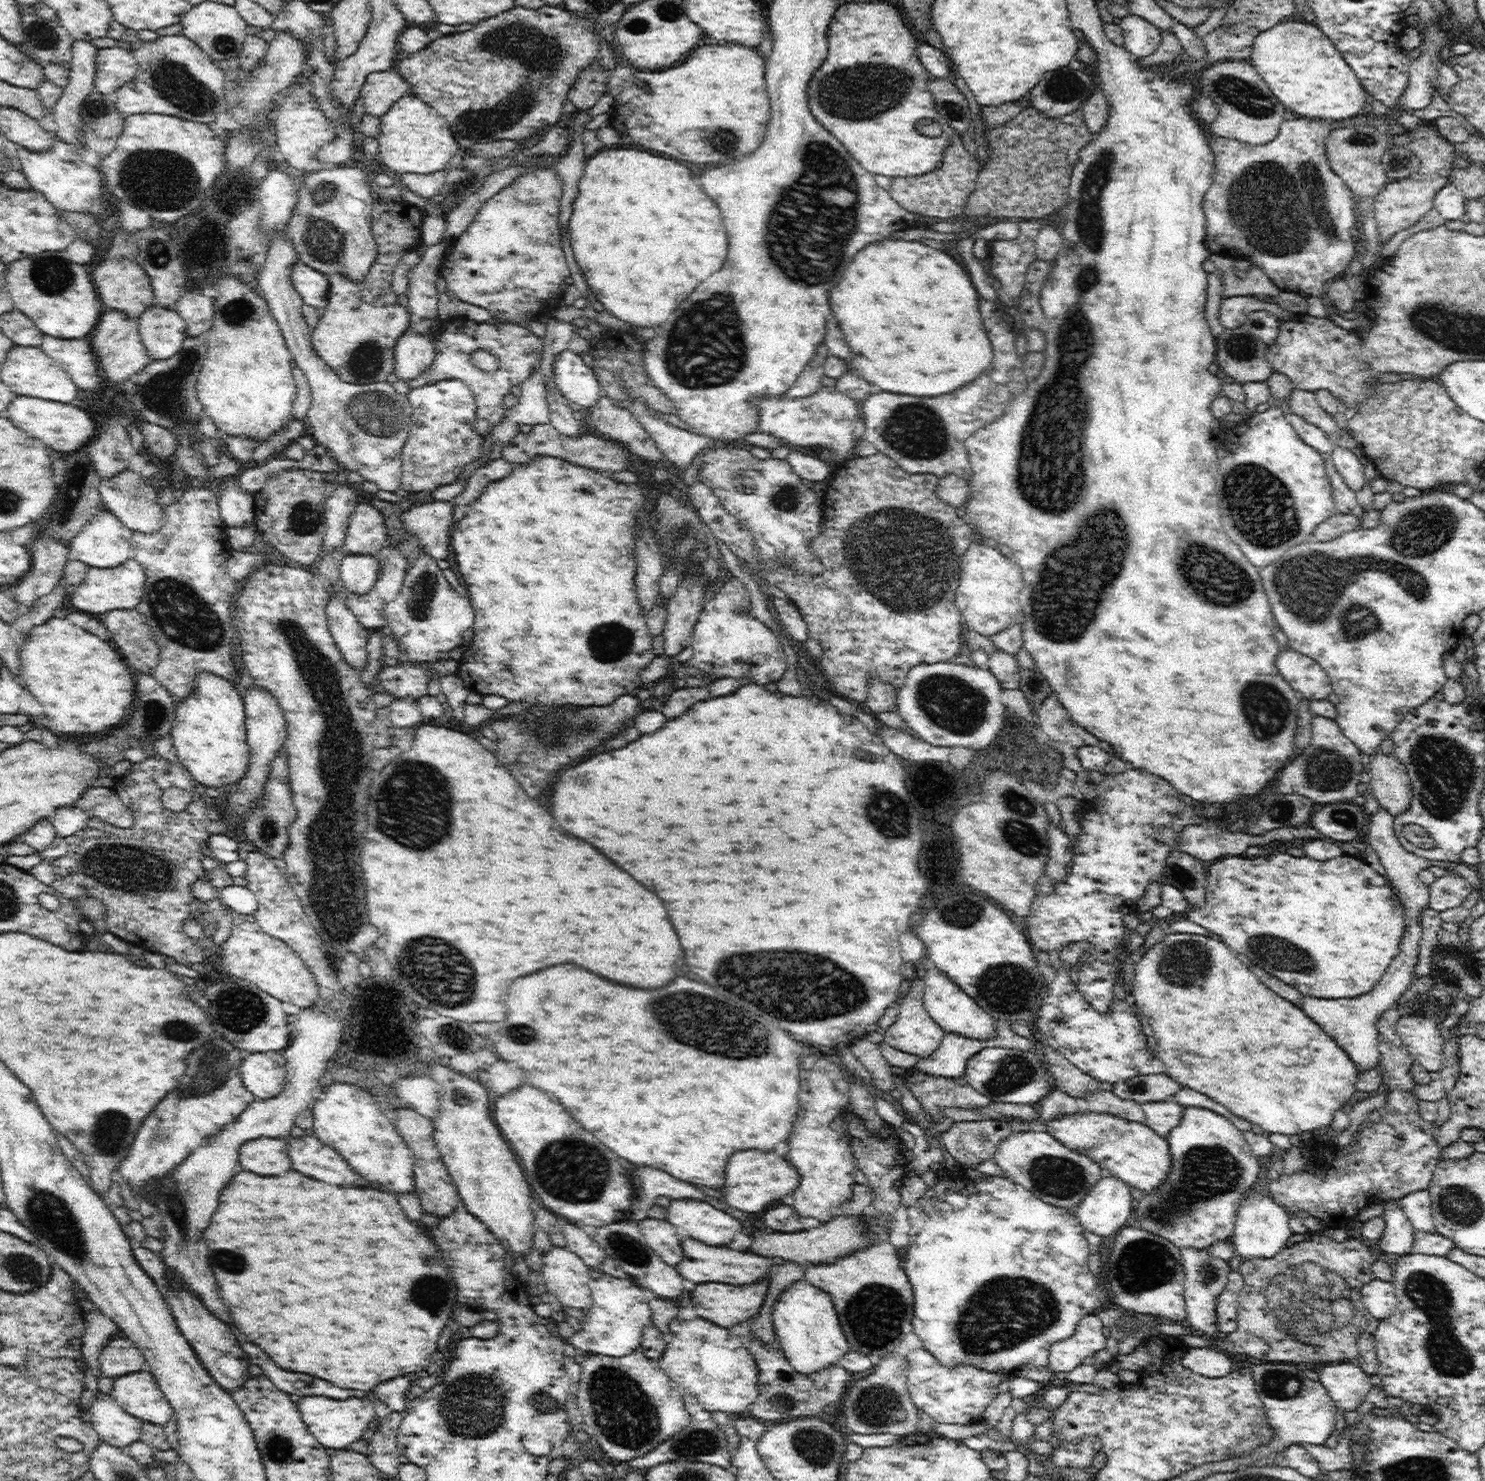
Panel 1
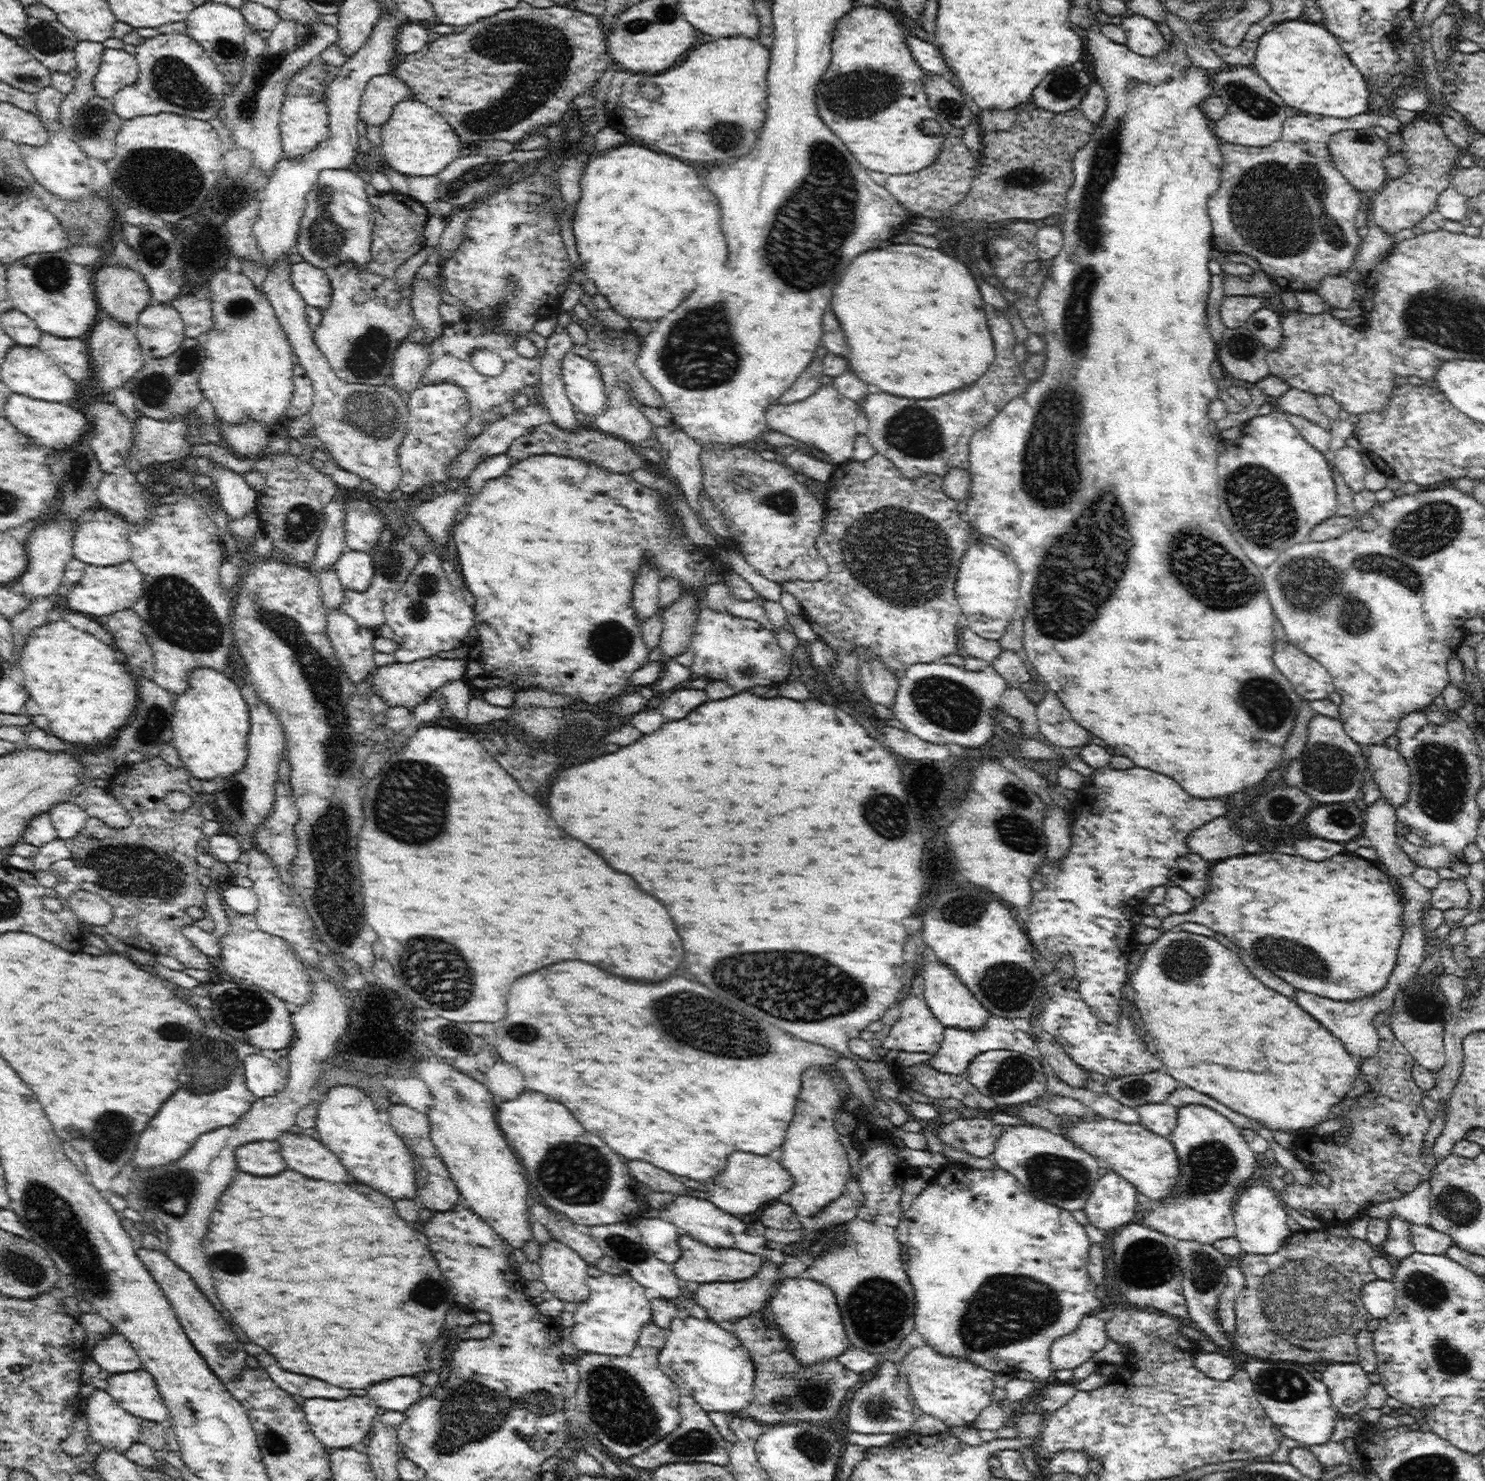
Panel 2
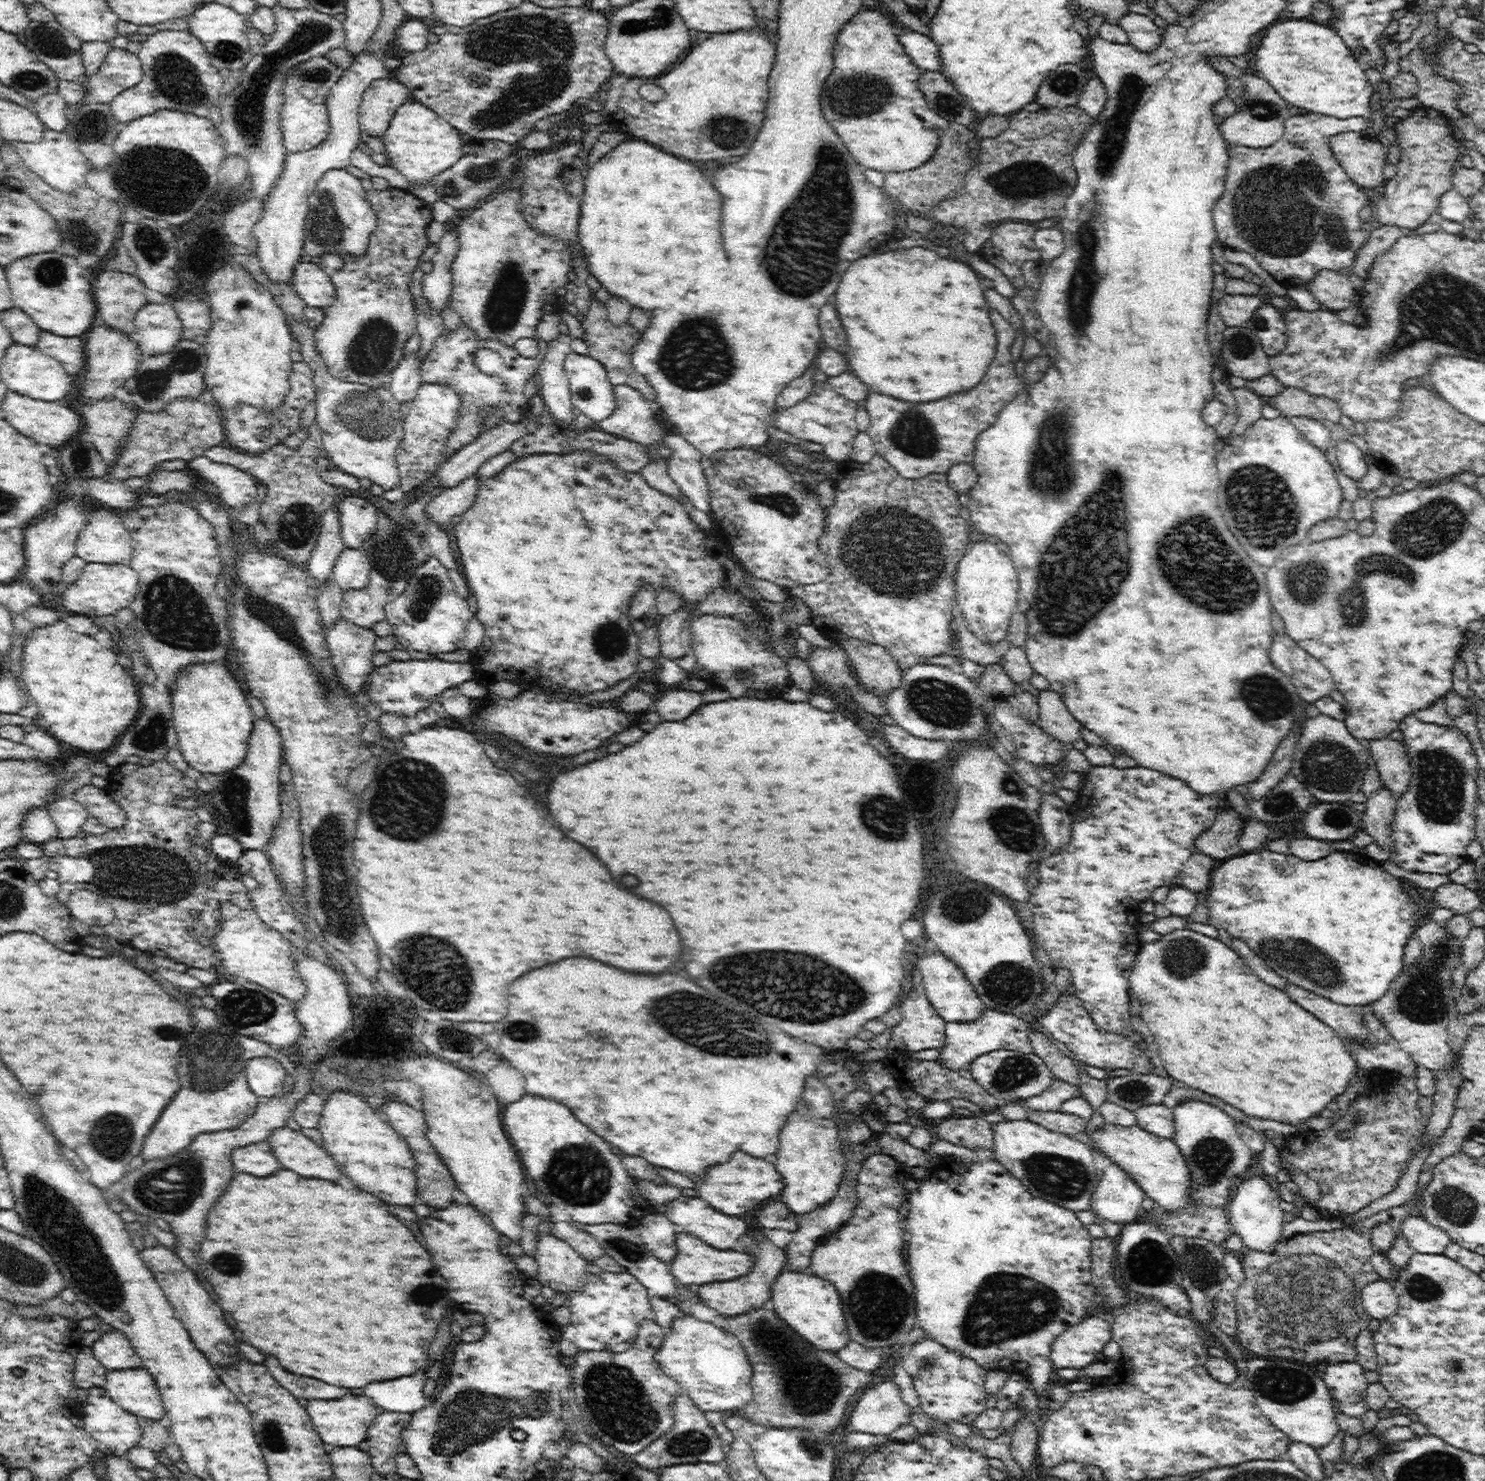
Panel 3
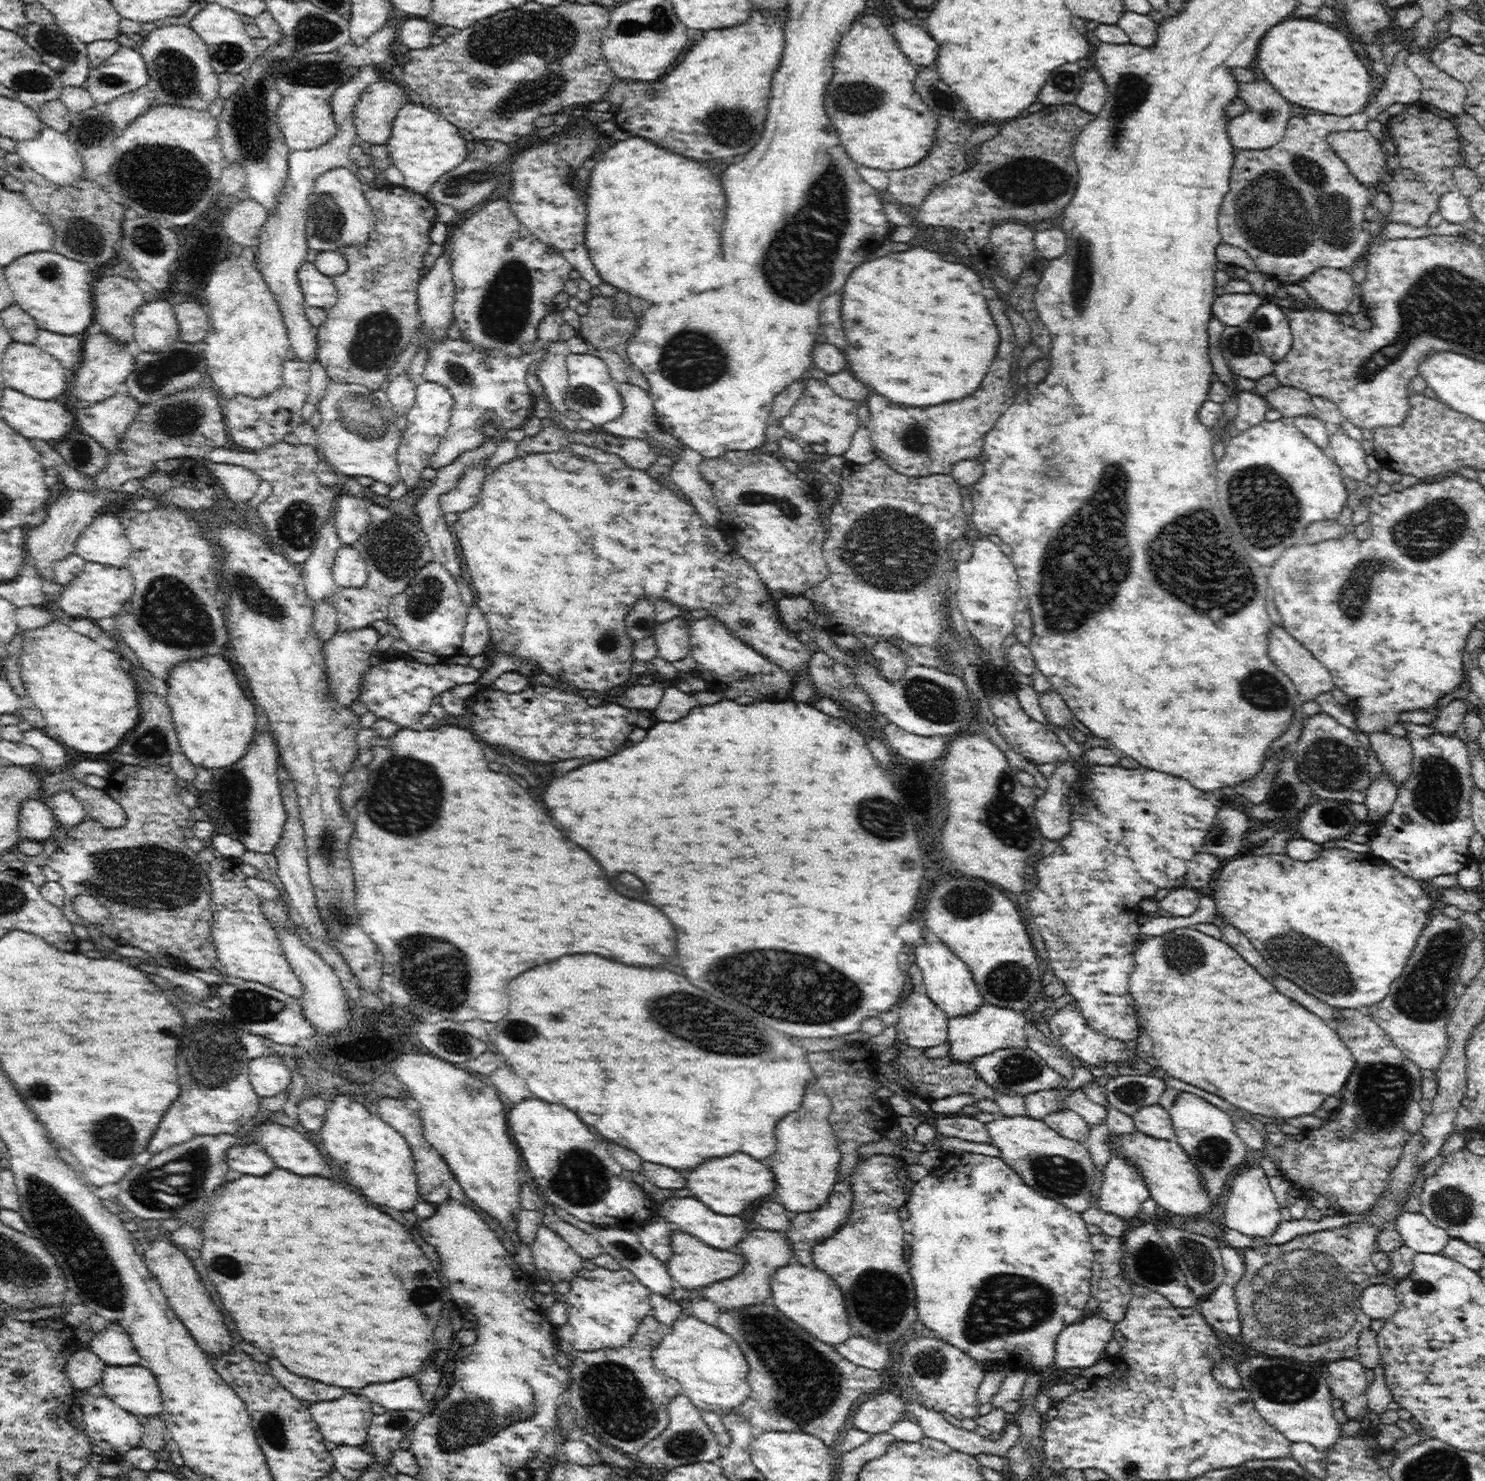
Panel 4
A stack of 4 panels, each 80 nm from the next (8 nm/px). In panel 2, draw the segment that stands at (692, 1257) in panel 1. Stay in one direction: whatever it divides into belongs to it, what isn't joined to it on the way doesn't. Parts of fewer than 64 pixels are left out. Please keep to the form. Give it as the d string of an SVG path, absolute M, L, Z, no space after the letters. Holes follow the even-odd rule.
M692 1236L679 1238L679 1245L682 1256L678 1258L676 1264L672 1264L672 1267L678 1278L682 1278L682 1280L692 1280L692 1282L736 1282L736 1280L746 1280L746 1278L754 1276L760 1270L762 1262L764 1262L760 1256L740 1252L738 1248L712 1250L712 1248L708 1248L706 1244L698 1242Z

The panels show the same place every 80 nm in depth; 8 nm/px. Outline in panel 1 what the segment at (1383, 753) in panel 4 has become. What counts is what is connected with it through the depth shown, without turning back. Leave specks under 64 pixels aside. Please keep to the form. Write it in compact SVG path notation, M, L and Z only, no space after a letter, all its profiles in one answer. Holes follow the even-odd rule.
M1378 749L1366 770L1371 778L1370 790L1380 808L1384 808L1394 816L1410 808L1413 795L1411 780L1406 766L1400 763L1392 753L1386 755Z

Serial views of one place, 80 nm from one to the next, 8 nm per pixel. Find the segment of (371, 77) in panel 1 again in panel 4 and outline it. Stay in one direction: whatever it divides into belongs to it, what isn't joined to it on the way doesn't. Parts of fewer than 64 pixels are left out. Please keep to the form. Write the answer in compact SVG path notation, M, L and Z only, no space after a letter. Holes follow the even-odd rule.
M385 80L373 82L362 92L355 108L354 122L358 133L357 138L364 140L369 146L372 146L372 144L386 145L388 138L390 138L393 120L396 118L397 112L408 102L404 87L399 80L394 83Z

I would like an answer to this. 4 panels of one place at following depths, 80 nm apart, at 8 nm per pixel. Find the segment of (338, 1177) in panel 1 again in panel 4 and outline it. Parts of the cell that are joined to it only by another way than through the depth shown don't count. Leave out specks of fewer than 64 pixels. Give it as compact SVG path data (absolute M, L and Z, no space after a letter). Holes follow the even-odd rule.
M264 1123L257 1128L255 1142L259 1142L264 1151L272 1156L276 1166L296 1172L300 1176L320 1174L330 1176L330 1168L324 1162L322 1154L301 1133L279 1123Z

